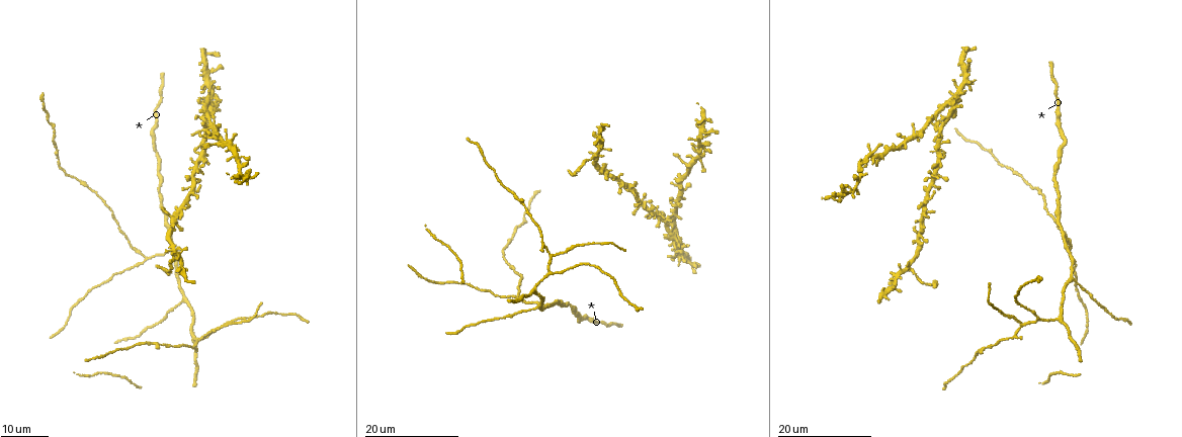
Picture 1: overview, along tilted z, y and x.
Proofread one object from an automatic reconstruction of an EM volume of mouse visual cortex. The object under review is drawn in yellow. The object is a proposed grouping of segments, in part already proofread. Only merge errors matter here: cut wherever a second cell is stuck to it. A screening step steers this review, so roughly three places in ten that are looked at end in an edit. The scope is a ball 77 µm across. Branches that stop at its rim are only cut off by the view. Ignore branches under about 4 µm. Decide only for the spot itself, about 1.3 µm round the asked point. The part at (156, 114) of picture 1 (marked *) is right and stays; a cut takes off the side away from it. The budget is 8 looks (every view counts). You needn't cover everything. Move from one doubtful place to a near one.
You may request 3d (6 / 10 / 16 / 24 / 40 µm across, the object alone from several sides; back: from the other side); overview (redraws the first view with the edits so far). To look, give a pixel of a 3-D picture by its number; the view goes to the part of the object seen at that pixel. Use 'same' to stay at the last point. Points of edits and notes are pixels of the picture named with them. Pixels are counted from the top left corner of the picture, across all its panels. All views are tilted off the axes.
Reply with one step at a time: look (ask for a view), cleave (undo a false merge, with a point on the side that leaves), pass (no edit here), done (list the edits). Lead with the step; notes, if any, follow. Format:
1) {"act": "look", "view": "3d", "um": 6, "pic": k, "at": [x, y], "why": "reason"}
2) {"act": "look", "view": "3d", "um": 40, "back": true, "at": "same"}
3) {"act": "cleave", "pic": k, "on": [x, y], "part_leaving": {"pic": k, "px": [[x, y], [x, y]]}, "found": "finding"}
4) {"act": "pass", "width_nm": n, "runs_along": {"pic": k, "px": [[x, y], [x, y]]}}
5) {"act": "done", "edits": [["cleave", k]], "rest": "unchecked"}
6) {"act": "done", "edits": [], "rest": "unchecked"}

{"act": "look", "view": "3d", "um": 16, "pic": 1, "at": [1063, 235], "why": "a fork"}

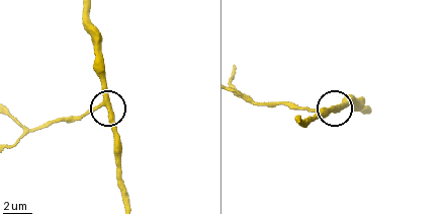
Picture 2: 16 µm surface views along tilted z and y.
{"act": "look", "view": "3d", "um": 6, "pic": 2, "at": [104, 104]}

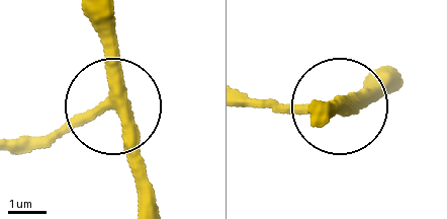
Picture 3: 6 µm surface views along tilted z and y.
{"act": "pass", "runs_along": {"pic": 3, "px": [[90, 11], [106, 52], [108, 101], [30, 146]]}, "found": "continuous, no second cell"}

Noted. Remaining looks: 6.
{"act": "look", "view": "3d", "um": 16, "pic": 1, "at": [174, 248], "why": "looks like a crossing"}

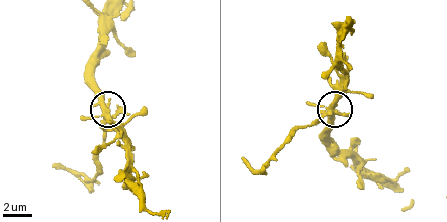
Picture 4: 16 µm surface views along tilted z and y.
{"act": "look", "view": "3d", "um": 6, "pic": 4, "at": [107, 113]}

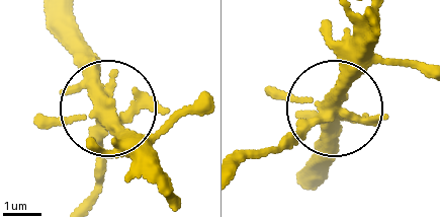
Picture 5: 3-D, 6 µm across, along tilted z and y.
{"act": "cleave", "pic": 5, "on": [97, 181], "arms": 5, "part_leaving": {"pic": 5, "px": [[320, 123], [244, 163]]}, "found": "two cells meet here"}

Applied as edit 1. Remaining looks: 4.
{"act": "look", "view": "3d", "um": 24, "pic": 1, "at": [153, 344], "why": "sudden change in width"}

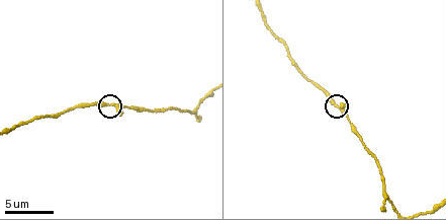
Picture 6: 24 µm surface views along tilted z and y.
{"act": "look", "view": "3d", "um": 6, "pic": 6, "at": [115, 104]}

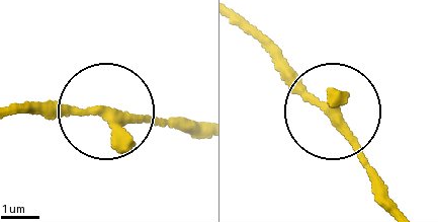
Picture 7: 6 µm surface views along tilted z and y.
{"act": "pass", "runs_along": {"pic": 7, "px": [[392, 202], [349, 131], [246, 30]]}, "found": "one cell here"}

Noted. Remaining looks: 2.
{"act": "look", "view": "3d", "um": 24, "pic": 1, "at": [532, 286]}

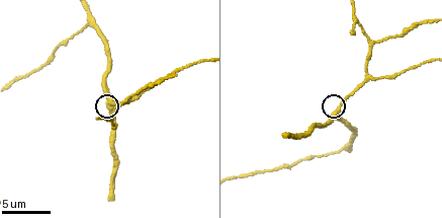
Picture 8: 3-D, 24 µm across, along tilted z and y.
{"act": "look", "view": "3d", "um": 6, "pic": 8, "at": [336, 111], "why": "zoom in"}

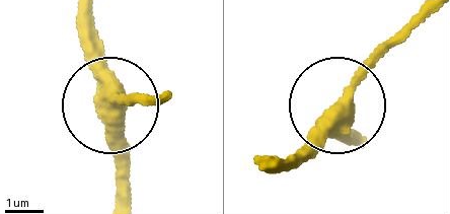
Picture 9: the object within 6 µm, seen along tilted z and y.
{"act": "pass", "width_nm": 410, "runs_along": {"pic": 9, "px": [[92, 14], [92, 71], [127, 182]]}, "found": "continuous, no second cell"}

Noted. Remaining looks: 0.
{"act": "done", "edits": [["cleave", 5]], "rest": "unchecked"}

